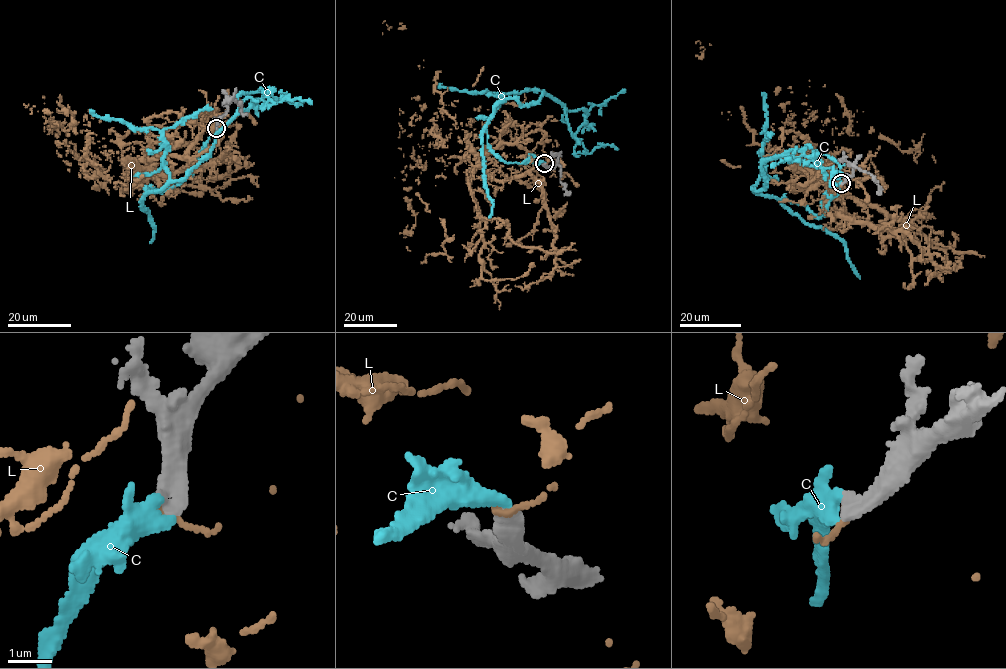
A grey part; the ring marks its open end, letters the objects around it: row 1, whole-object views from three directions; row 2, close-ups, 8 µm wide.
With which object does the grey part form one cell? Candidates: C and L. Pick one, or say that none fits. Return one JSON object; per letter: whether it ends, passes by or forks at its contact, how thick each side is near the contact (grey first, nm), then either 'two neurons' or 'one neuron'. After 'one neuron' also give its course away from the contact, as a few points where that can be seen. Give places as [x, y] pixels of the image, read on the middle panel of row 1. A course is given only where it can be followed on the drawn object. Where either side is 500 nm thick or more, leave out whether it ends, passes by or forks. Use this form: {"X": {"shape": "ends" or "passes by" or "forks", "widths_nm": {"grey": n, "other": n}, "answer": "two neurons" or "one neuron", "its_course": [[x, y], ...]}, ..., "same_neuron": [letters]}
{"C": {"shape": "ends", "widths_nm": {"grey": 340, "other": 440}, "answer": "one neuron", "its_course": [[544, 163], [490, 148], [498, 103], [544, 92], [574, 135], [625, 89]]}, "L": {"shape": "ends", "widths_nm": {"grey": 360, "other": 130}, "answer": "two neurons"}, "same_neuron": ["C"]}

